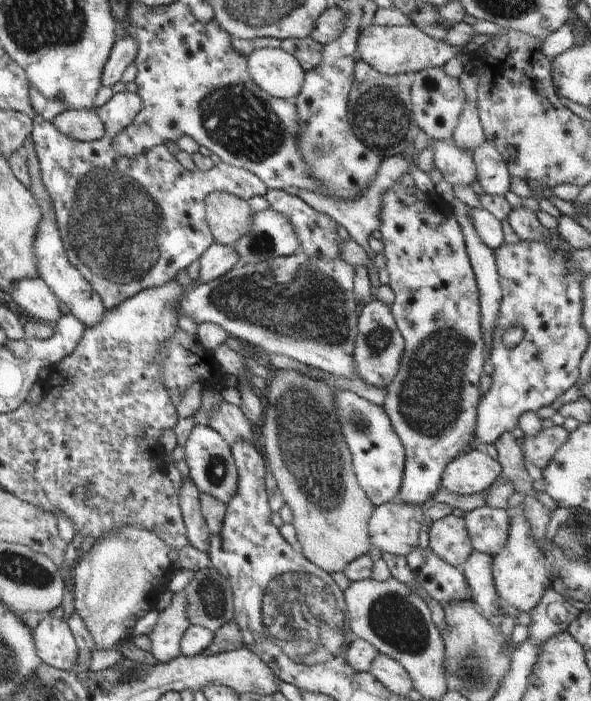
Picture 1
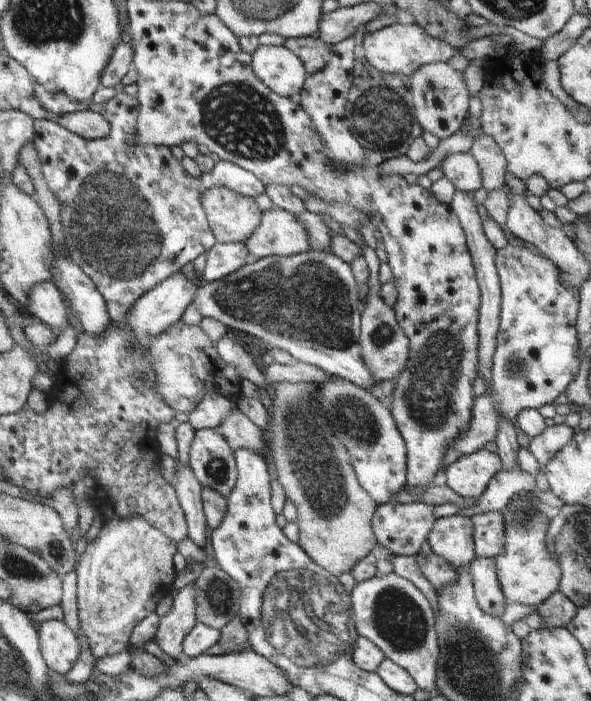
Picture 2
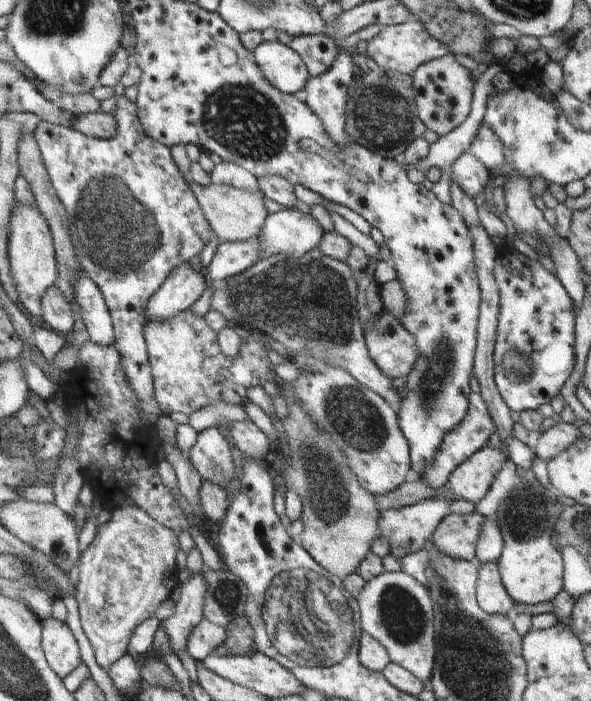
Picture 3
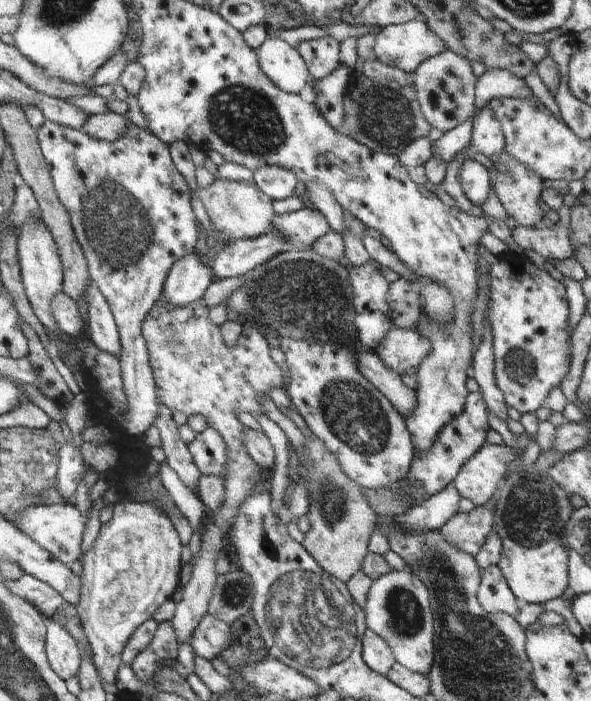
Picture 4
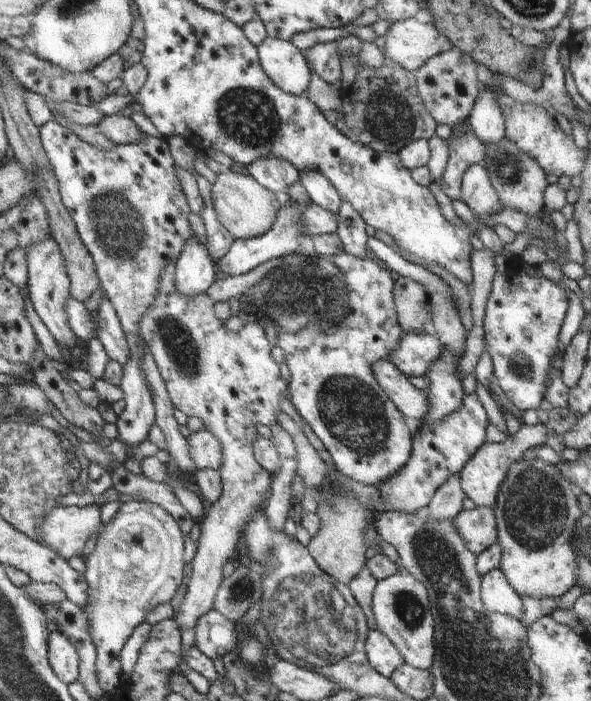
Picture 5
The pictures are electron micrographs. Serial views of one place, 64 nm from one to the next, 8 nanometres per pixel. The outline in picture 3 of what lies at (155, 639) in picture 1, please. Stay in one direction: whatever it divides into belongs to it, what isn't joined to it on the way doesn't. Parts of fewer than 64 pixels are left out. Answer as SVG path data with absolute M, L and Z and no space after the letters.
M202 566L202 572L193 574L188 582L180 583L180 596L175 603L175 611L171 617L161 622L171 642L171 649L178 653L187 647L190 633L203 619L207 580L205 574L208 566Z

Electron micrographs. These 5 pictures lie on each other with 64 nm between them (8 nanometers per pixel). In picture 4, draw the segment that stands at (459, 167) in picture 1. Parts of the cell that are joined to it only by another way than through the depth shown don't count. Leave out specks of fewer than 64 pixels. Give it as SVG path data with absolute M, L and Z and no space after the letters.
M466 159L459 172L459 181L464 194L473 202L474 206L482 206L490 194L491 181L487 166Z

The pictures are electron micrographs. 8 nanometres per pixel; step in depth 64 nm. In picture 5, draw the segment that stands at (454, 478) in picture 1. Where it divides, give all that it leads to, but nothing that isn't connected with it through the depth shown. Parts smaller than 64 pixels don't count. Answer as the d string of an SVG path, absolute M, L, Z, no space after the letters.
M538 421L531 426L527 426L524 423L518 433L509 435L504 442L485 442L482 446L479 446L470 457L470 460L464 465L464 468L459 472L461 476L461 487L466 493L466 496L474 502L476 507L493 508L497 501L500 485L508 474L510 464L522 460L529 448L546 444L548 436L550 436L550 430L544 423Z

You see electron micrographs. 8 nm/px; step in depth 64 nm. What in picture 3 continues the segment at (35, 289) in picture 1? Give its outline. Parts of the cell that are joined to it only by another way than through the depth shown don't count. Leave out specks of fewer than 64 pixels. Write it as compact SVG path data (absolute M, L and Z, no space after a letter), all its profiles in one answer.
M56 286L49 288L41 298L41 303L46 326L64 336L71 335L74 328L74 313L60 289Z

